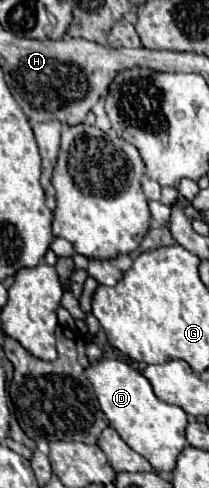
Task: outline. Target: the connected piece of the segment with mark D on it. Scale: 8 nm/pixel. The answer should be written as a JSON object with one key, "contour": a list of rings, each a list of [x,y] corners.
{"contour":[[[103,358],[101,362],[85,368],[85,374],[97,392],[103,414],[107,416],[109,424],[119,432],[119,436],[137,454],[147,458],[157,472],[171,472],[175,468],[177,456],[187,446],[187,414],[179,406],[171,406],[159,400],[153,394],[149,380],[121,360]]]}

